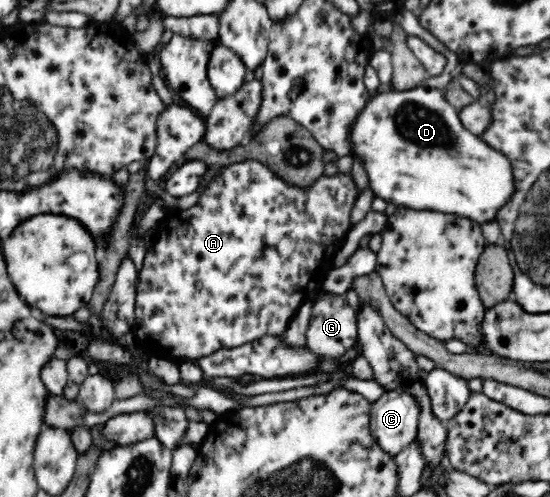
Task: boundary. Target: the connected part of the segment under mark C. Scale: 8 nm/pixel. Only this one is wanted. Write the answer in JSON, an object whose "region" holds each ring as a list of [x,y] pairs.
{"region":[[[391,390],[371,402],[369,430],[382,451],[397,456],[416,439],[419,404],[407,392]]]}

